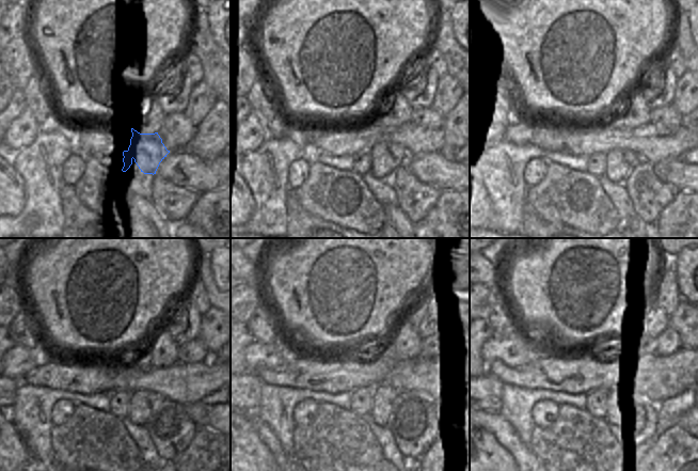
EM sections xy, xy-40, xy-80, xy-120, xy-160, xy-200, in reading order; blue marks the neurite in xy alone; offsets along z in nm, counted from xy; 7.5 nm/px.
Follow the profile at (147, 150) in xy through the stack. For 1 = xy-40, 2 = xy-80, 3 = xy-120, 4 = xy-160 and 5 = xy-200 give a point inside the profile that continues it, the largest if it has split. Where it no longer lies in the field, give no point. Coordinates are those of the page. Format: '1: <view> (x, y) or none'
1: xy-40 (385, 157)
2: xy-80 (616, 165)
3: xy-120 (138, 406)
4: xy-160 (377, 403)
5: xy-200 (602, 404)

